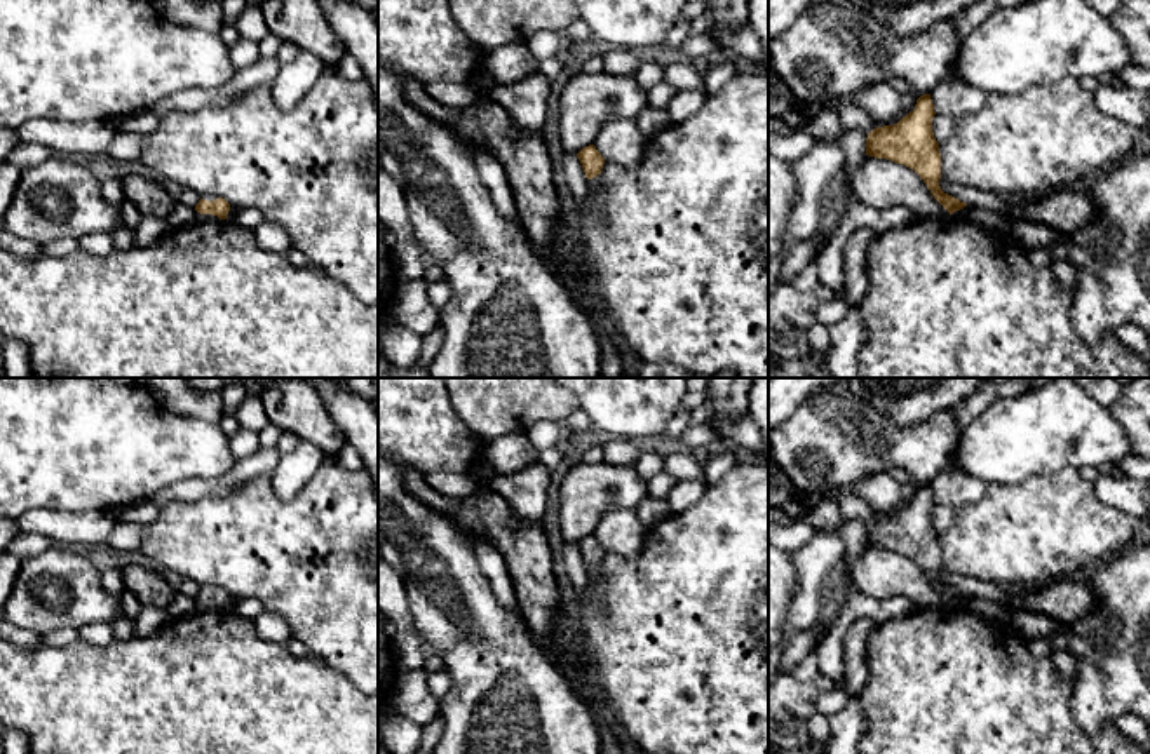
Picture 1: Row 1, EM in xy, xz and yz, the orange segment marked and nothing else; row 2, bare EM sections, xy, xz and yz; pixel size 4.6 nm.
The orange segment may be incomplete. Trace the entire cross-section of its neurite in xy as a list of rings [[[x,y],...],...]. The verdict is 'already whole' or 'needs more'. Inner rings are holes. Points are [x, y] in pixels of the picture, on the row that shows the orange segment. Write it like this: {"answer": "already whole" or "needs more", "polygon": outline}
{"answer": "needs more", "polygon": [[[213,193],[202,195],[199,204],[195,205],[195,219],[197,221],[220,221],[227,219],[230,211],[230,204]]]}

